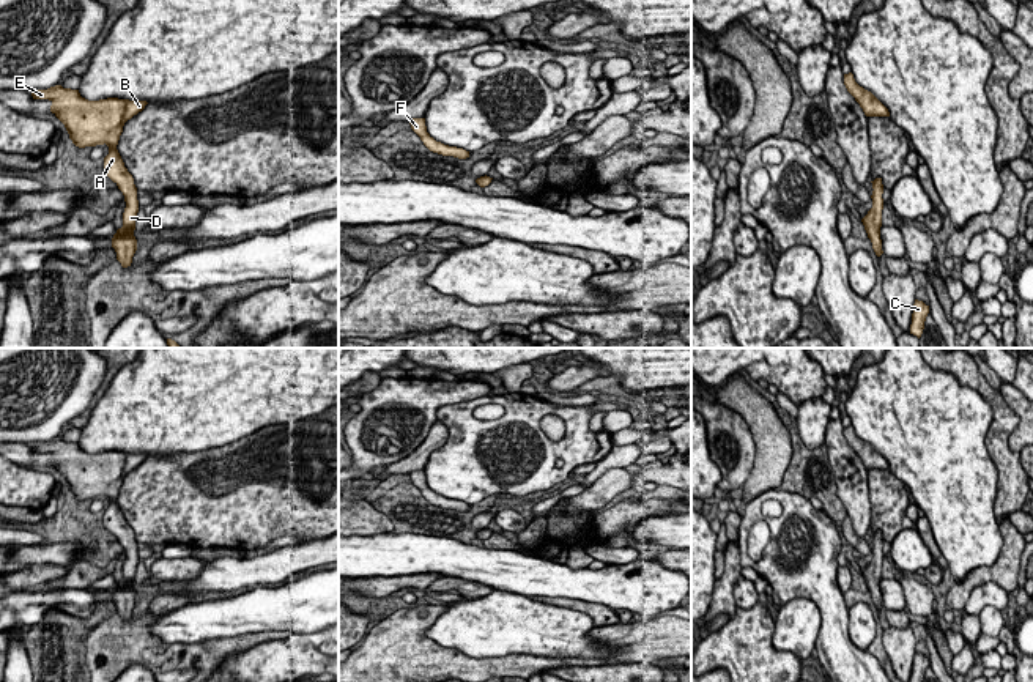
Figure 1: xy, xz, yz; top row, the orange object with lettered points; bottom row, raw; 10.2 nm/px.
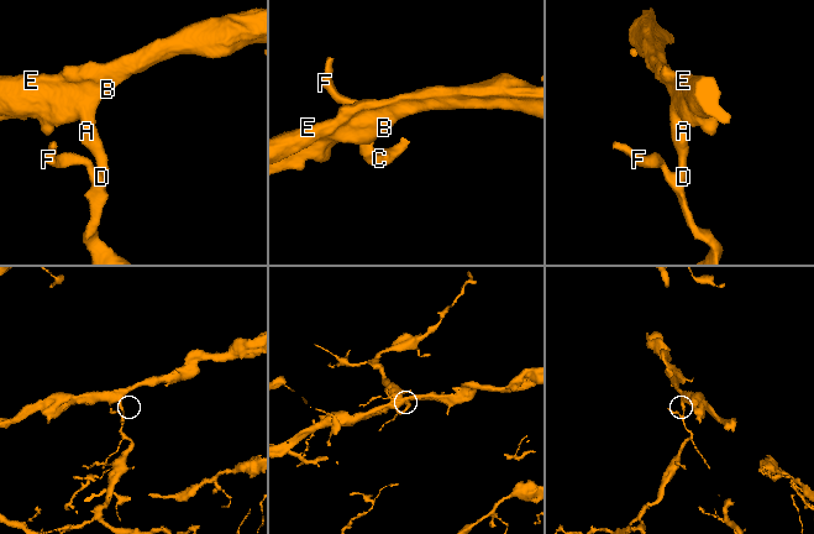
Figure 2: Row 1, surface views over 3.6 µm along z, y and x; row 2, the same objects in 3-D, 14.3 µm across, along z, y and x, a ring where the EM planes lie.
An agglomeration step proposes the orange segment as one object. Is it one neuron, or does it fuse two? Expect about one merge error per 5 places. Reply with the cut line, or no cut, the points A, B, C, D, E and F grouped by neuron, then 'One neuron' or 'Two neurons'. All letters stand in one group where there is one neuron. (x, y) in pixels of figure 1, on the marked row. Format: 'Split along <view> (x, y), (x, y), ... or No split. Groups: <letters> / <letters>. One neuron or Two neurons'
No split. Groups: A B C D E F. One neuron

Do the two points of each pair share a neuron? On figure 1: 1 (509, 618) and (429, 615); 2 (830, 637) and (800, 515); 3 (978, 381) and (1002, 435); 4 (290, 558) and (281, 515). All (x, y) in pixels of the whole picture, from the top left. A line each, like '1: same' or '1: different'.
1: different
2: same
3: same
4: different

